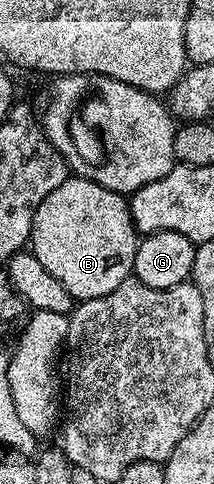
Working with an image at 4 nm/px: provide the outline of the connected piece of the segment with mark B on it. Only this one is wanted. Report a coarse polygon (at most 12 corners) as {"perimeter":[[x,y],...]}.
{"perimeter":[[72,175],[29,241],[72,301],[132,275],[128,197]]}

